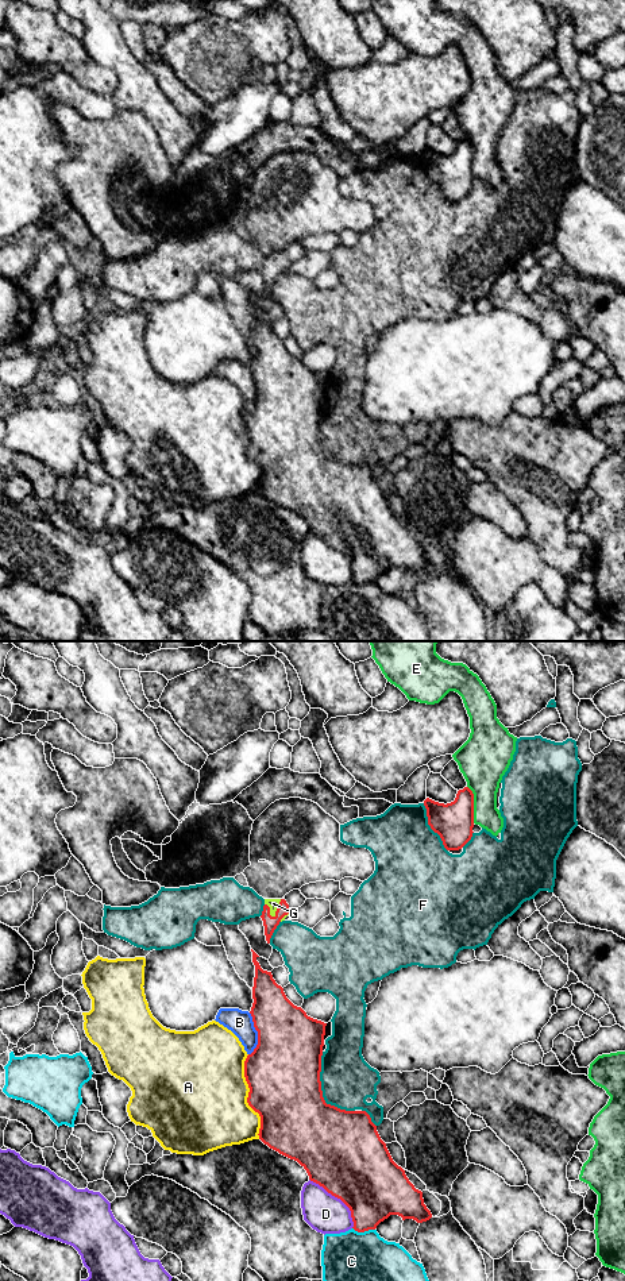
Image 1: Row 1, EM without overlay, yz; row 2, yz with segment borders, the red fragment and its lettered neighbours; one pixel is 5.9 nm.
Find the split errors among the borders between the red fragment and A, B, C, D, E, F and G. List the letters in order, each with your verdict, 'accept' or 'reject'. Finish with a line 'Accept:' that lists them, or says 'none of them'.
A: reject
B: reject
C: reject
D: reject
E: reject
F: reject
G: accept
Accept: G

